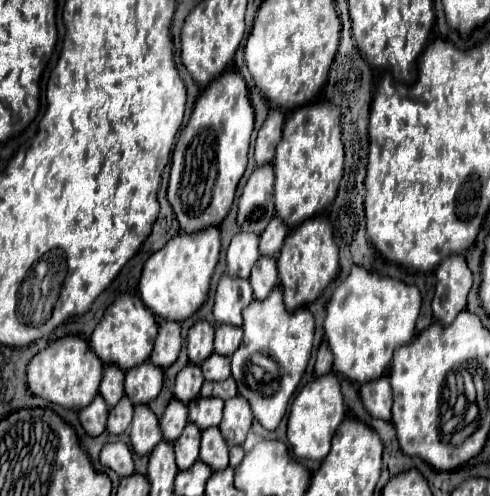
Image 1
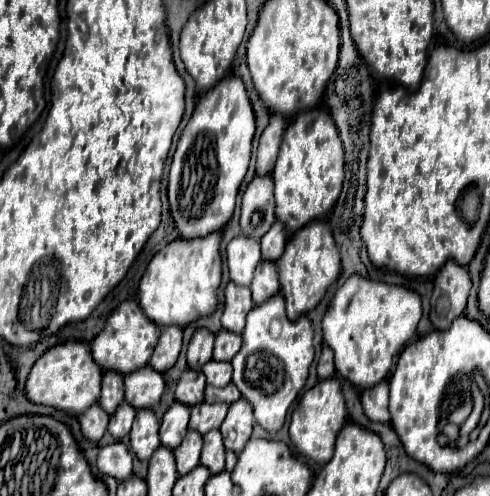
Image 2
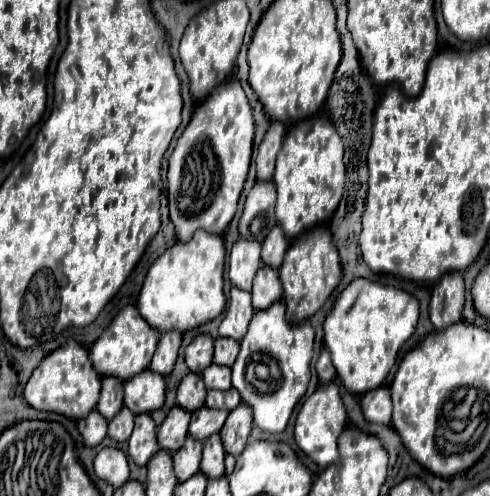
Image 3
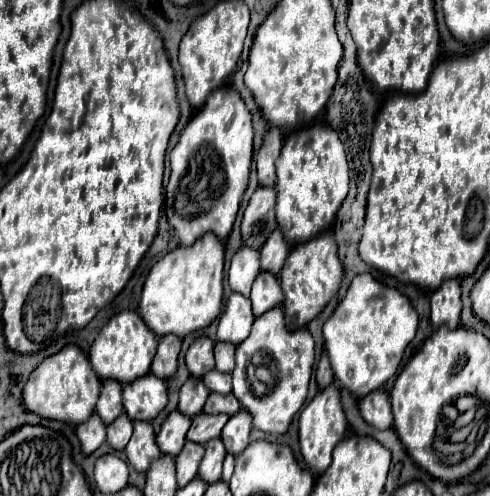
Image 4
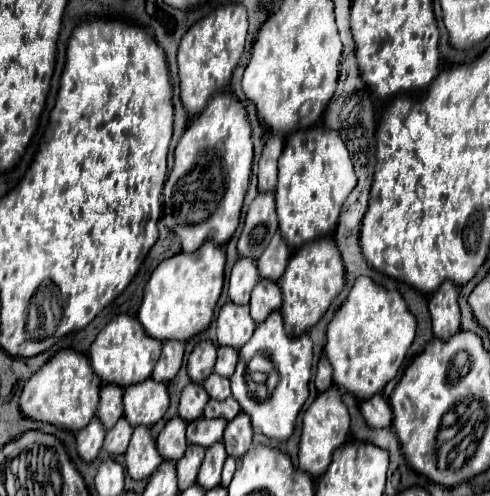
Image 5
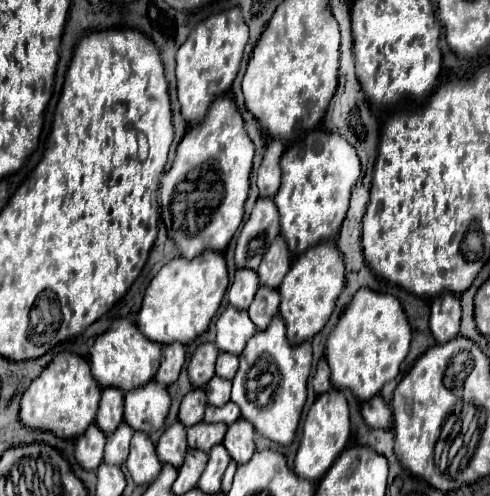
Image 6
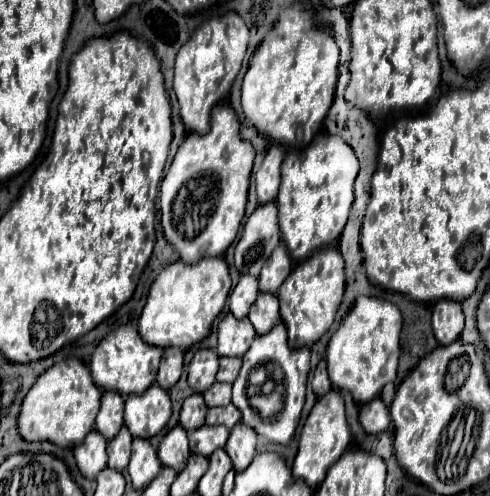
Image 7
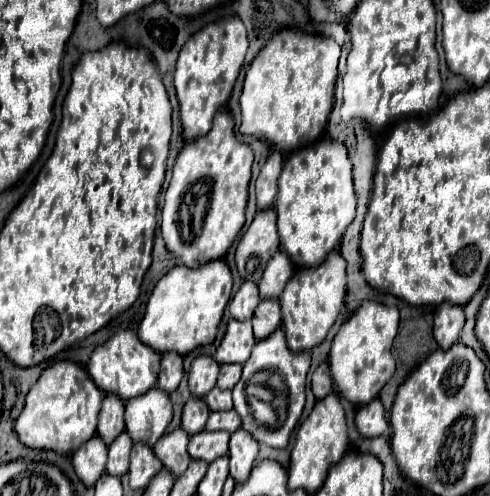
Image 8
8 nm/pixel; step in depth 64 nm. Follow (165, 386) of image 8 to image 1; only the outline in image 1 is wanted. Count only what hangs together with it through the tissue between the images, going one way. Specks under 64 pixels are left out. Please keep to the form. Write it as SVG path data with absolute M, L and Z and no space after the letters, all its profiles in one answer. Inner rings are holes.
M160 320L158 324L158 338L154 342L154 350L150 354L150 362L160 366L160 368L168 368L180 352L180 324L172 322L172 320Z

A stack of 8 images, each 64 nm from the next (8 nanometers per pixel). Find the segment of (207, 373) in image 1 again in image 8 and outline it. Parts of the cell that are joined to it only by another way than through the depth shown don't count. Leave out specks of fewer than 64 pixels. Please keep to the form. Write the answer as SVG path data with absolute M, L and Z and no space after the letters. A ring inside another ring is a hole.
M212 388L206 396L204 396L206 404L210 406L210 410L228 410L232 408L232 394L230 390L222 390L222 388Z

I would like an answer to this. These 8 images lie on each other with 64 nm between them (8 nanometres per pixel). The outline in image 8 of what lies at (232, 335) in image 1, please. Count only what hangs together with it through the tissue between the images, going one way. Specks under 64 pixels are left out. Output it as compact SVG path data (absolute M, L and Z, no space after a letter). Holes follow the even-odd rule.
M220 364L220 374L218 374L218 386L220 388L234 388L236 382L240 380L242 366L240 364Z

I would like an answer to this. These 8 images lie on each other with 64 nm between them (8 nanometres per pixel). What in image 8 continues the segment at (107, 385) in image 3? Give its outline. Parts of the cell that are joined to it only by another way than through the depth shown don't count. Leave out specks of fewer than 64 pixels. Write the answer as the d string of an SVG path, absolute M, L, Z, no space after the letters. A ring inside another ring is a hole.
M106 394L98 418L98 436L112 444L112 440L124 430L124 400L116 394Z

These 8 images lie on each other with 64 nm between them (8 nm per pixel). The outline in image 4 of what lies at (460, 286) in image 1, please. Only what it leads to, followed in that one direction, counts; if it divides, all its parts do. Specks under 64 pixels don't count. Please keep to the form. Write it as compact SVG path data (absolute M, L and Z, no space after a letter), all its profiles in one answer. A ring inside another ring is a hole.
M460 278L444 280L438 290L434 290L430 298L430 320L432 326L438 328L446 324L448 328L458 328L460 326L460 310L462 310L462 300L460 300Z

